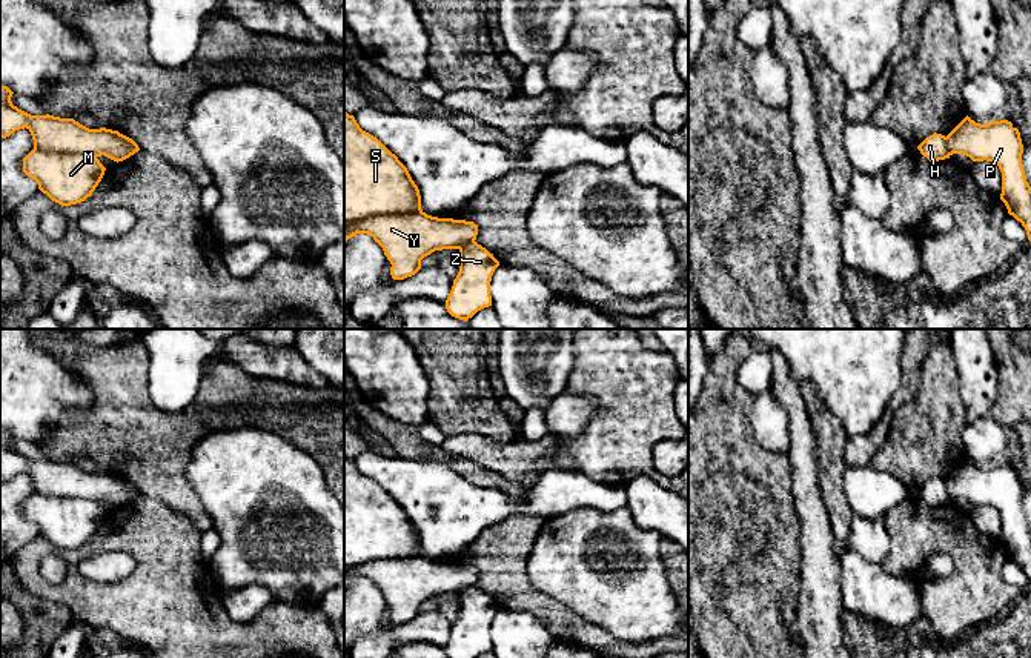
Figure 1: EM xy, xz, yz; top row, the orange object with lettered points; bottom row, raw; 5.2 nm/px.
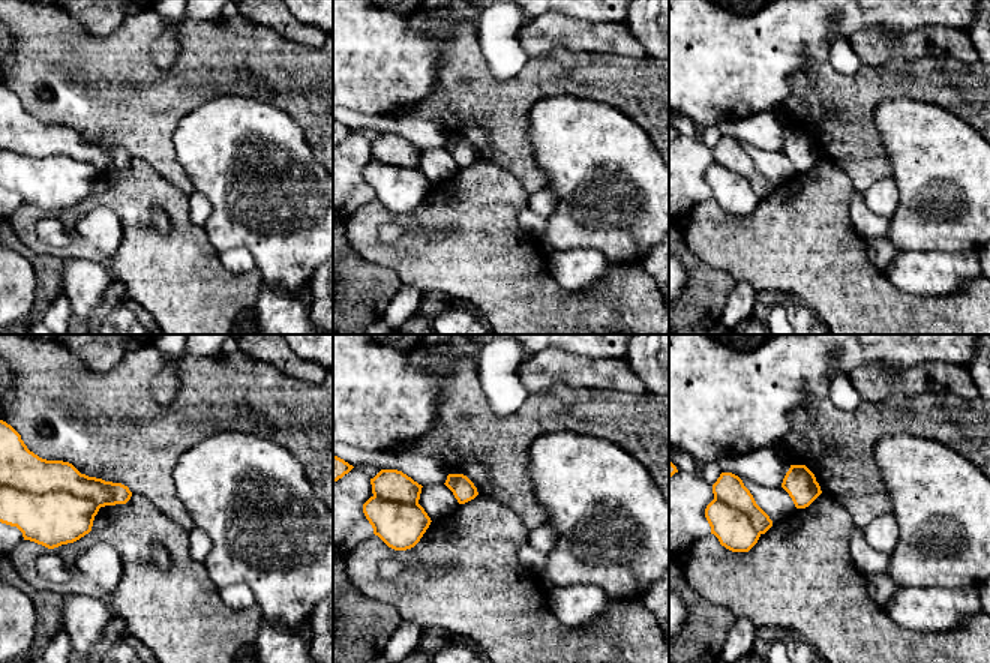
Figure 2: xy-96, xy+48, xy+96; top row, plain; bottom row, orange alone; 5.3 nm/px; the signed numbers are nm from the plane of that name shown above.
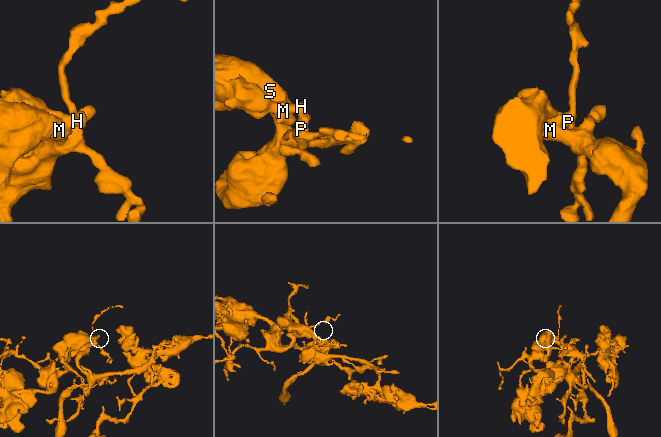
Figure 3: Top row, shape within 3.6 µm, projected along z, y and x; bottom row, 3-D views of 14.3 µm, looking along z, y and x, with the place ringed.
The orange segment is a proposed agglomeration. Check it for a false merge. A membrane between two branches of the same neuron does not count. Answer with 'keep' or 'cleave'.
cleave

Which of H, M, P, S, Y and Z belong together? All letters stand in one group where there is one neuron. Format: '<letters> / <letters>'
H Y / M P S Z

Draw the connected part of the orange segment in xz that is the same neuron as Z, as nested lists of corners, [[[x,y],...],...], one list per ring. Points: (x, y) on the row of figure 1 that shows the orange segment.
[[[476,241],[459,248],[459,272],[446,300],[447,312],[467,321],[478,311],[492,306],[490,281],[499,261]]]

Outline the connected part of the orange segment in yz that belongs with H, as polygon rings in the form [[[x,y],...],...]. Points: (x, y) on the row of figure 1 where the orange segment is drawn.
[[[933,134],[933,135],[927,137],[917,146],[917,149],[930,161],[939,161],[939,160],[950,158],[948,143],[946,143],[945,135],[942,135],[942,134]]]

